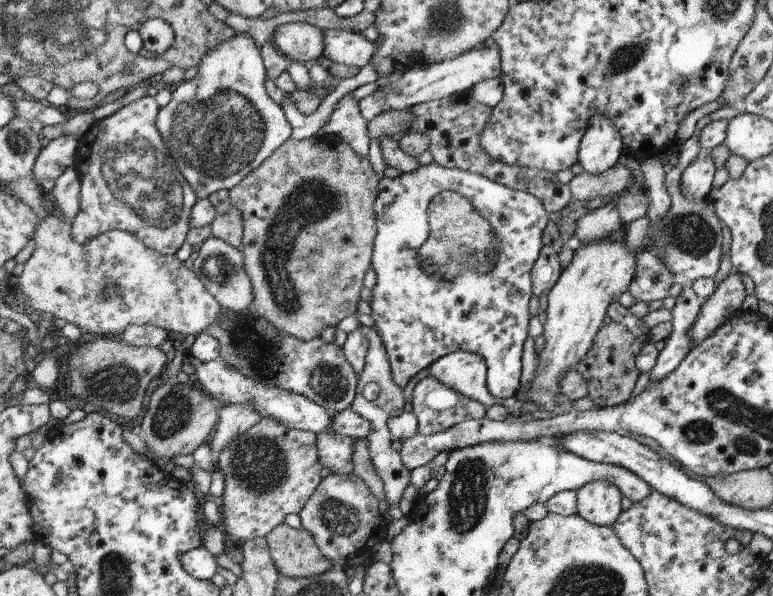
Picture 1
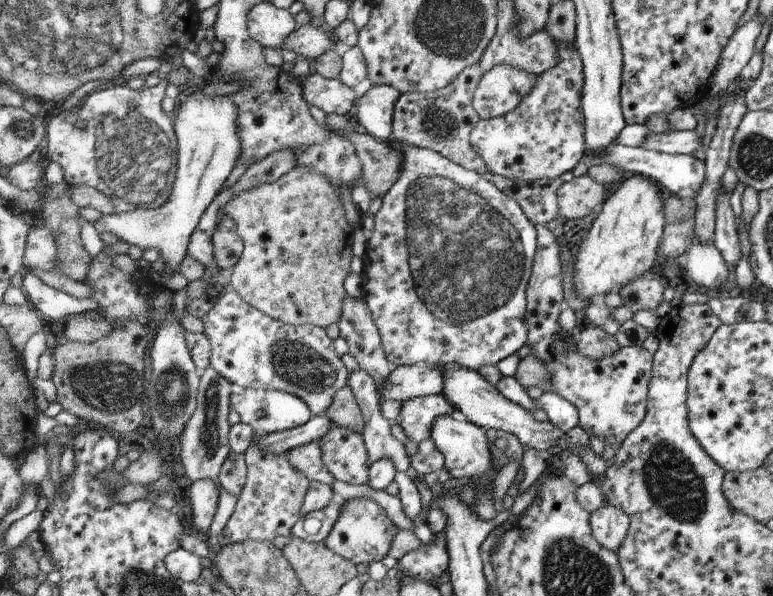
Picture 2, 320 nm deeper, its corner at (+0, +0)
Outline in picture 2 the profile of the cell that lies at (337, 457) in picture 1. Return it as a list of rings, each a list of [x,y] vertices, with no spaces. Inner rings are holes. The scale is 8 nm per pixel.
[[[315,441],[287,452],[288,462],[303,476],[312,482],[320,482],[332,485],[335,482],[334,476],[326,468],[323,462],[322,448],[320,442]]]

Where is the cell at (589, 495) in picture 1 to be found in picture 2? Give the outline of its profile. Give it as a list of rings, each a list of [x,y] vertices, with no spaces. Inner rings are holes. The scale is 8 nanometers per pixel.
[[[605,504],[591,512],[591,531],[605,549],[618,552],[627,538],[630,528],[630,517],[619,508]]]

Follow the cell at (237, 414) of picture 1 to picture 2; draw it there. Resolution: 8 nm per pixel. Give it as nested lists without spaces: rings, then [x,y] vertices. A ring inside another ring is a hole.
[[[212,478],[196,480],[189,490],[192,503],[192,522],[206,539],[209,539],[210,525],[214,518],[220,496],[220,487]]]

